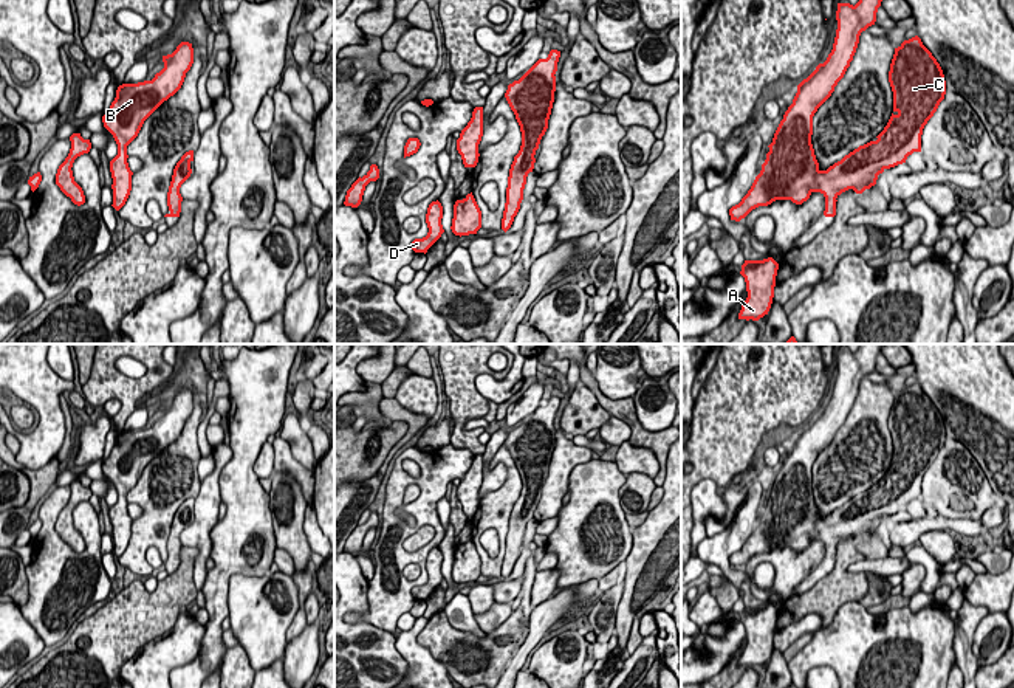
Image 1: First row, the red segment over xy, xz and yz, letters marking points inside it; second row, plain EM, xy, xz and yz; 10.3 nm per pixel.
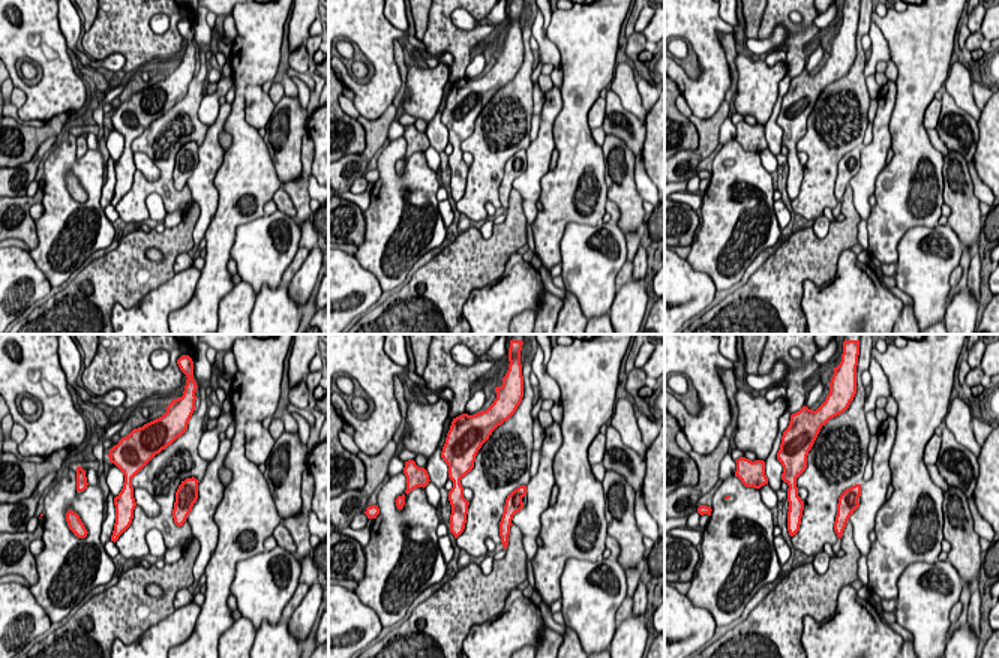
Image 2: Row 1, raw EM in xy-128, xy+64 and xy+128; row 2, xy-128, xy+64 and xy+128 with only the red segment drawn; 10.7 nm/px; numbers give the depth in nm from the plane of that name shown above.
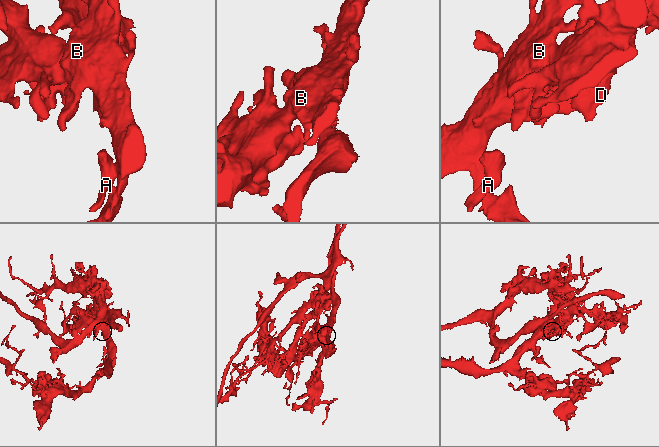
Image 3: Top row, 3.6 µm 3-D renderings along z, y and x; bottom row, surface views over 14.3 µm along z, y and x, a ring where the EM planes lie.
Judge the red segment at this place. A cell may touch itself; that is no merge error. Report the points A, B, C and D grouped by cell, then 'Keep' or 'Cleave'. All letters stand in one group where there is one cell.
Groups: A B C D. Keep

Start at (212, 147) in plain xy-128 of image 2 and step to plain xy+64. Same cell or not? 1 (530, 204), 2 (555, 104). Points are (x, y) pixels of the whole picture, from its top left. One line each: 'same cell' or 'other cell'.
1: same cell
2: same cell

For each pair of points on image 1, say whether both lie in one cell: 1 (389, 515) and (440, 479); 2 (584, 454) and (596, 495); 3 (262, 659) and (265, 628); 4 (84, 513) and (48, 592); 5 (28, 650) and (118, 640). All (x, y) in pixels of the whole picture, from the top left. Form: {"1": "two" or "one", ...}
{"1": "one", "2": "two", "3": "one", "4": "one", "5": "two"}

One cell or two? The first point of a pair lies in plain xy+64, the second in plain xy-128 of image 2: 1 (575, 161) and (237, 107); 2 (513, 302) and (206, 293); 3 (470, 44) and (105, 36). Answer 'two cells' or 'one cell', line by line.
1: one cell
2: two cells
3: one cell

